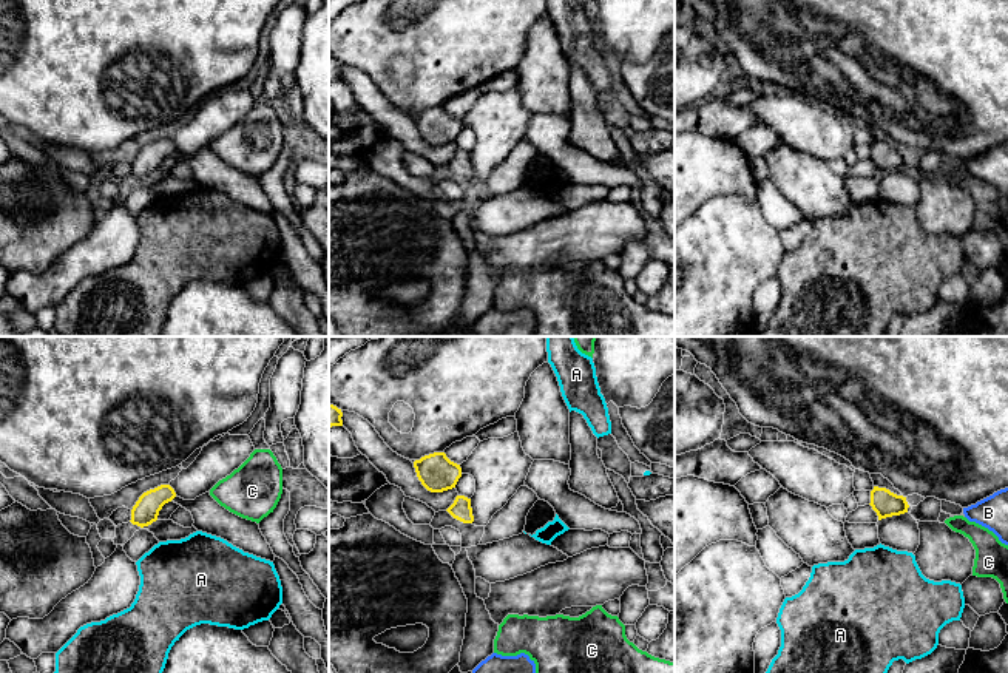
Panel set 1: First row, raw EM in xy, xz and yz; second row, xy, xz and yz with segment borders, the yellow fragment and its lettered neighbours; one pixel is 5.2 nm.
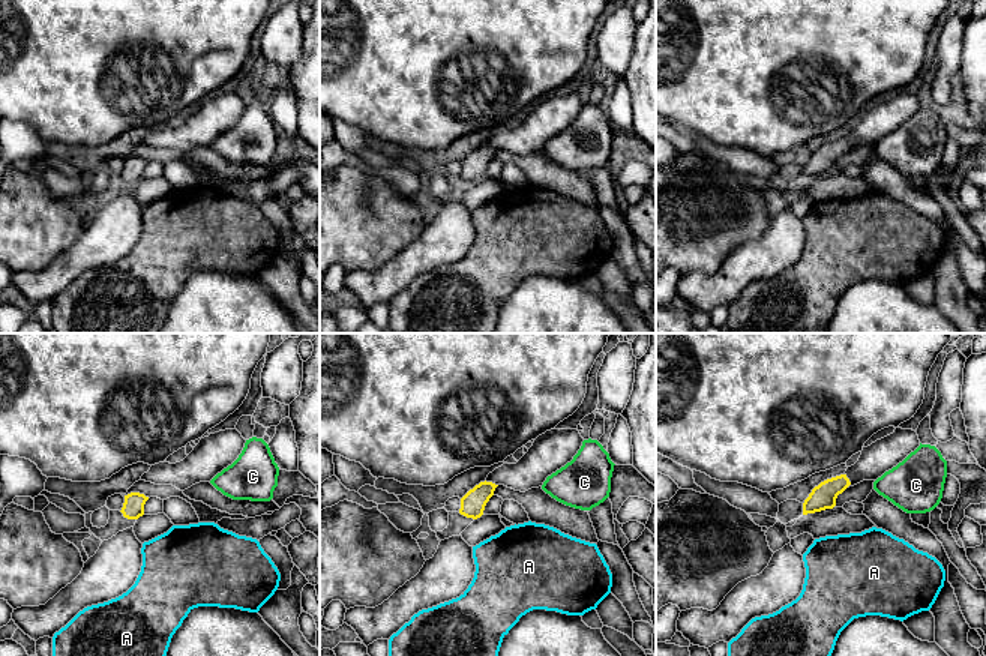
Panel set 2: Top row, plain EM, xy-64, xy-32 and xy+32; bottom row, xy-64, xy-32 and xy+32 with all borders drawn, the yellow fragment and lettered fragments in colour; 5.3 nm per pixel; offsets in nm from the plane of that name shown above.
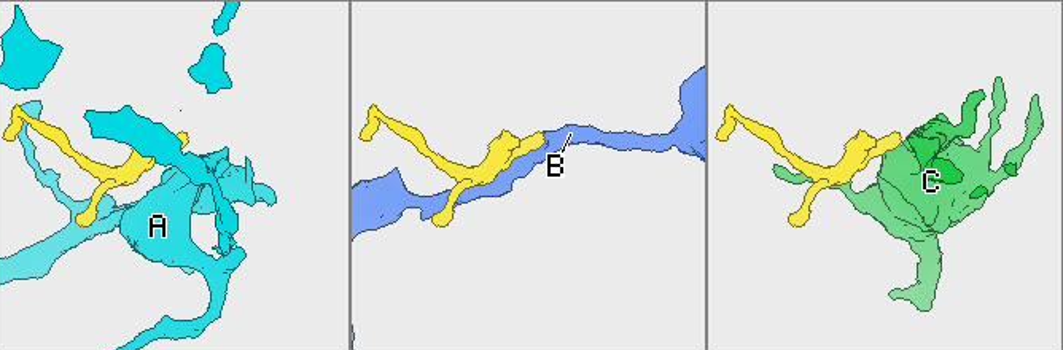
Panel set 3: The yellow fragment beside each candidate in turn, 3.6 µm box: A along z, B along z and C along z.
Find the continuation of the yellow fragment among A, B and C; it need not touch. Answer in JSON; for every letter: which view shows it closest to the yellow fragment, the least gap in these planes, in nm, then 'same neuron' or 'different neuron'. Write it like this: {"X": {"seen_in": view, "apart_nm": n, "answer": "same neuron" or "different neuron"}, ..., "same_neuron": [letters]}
{"A": {"seen_in": "xy", "apart_nm": 110, "answer": "different neuron"}, "B": {"seen_in": "yz", "apart_nm": 280, "answer": "different neuron"}, "C": {"seen_in": "xy", "apart_nm": 180, "answer": "different neuron"}, "same_neuron": []}

